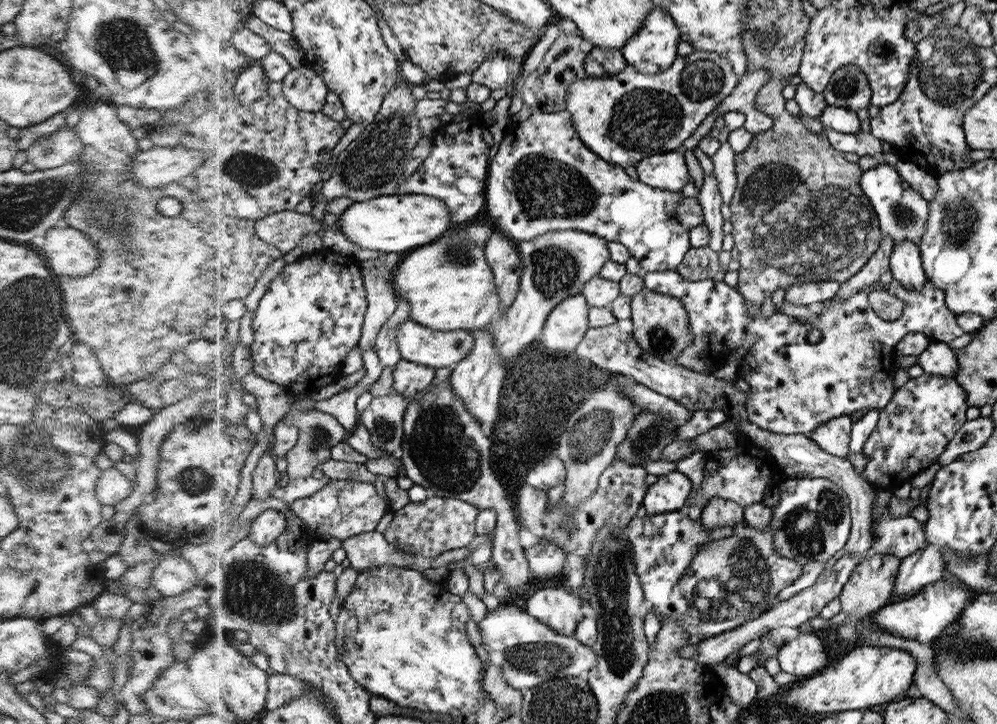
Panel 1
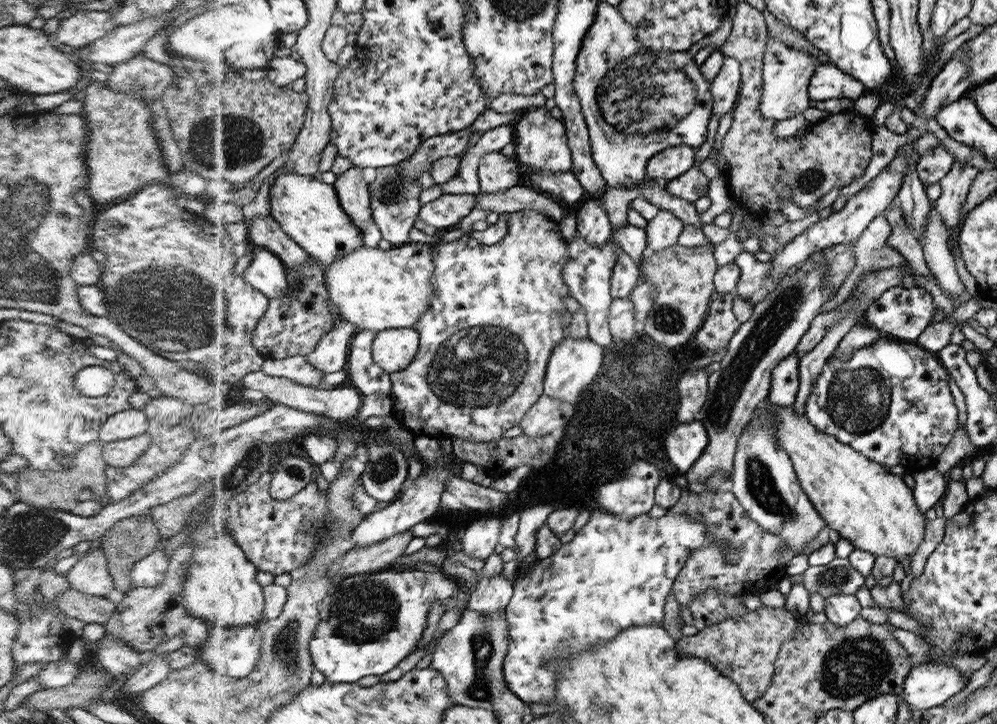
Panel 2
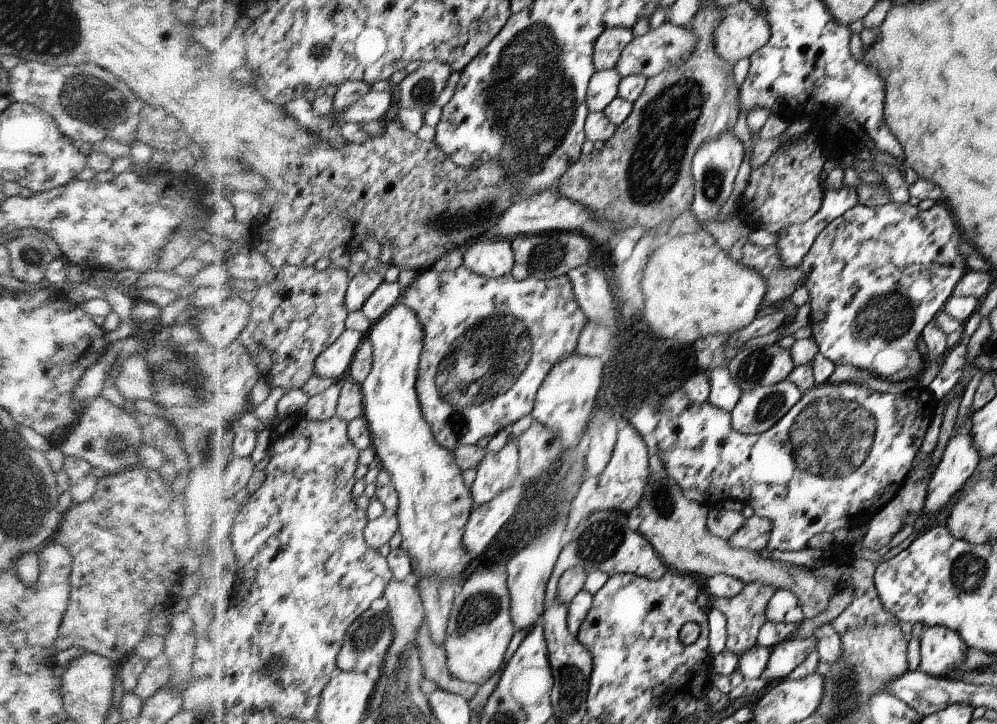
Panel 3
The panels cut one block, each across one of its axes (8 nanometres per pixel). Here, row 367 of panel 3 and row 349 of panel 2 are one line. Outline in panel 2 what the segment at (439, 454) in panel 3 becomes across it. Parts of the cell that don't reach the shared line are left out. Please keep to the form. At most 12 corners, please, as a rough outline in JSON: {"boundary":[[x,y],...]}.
{"boundary":[[416,327],[391,328],[374,340],[374,359],[389,373],[421,353]]}

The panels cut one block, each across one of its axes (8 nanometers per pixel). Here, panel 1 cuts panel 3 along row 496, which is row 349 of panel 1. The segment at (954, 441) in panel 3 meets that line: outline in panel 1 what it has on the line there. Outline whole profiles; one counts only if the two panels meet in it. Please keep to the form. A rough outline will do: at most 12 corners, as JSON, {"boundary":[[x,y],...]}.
{"boundary":[[932,342],[917,356],[926,374],[953,376],[955,351]]}

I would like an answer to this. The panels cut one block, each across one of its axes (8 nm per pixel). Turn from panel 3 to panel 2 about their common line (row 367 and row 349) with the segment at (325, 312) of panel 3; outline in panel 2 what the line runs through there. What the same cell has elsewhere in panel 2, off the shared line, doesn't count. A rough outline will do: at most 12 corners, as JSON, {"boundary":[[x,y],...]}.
{"boundary":[[326,265],[288,269],[255,348],[278,360],[313,354],[336,326]]}

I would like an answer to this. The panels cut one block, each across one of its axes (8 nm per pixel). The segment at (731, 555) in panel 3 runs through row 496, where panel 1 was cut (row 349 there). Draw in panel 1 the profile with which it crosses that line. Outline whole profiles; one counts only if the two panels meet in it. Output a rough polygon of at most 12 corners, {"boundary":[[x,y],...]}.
{"boundary":[[644,287],[631,297],[633,337],[676,364],[694,341],[677,298]]}

